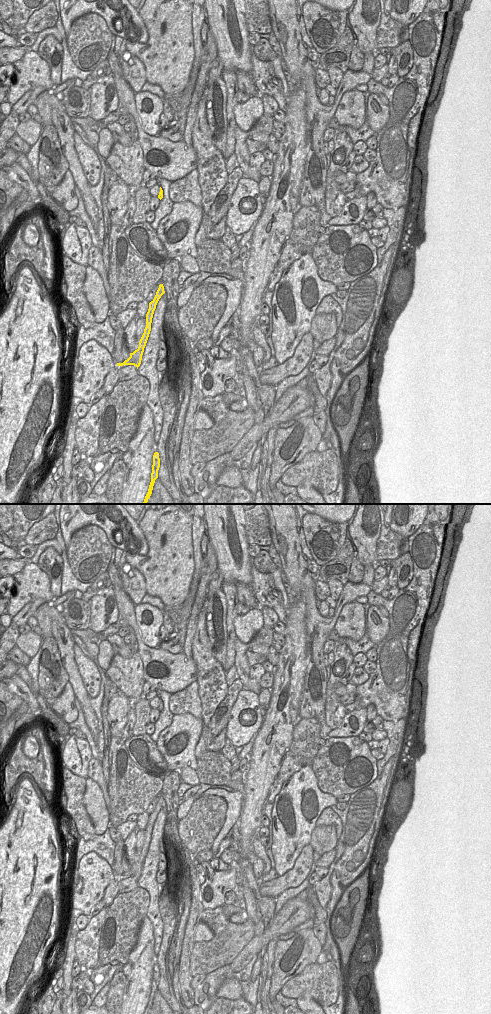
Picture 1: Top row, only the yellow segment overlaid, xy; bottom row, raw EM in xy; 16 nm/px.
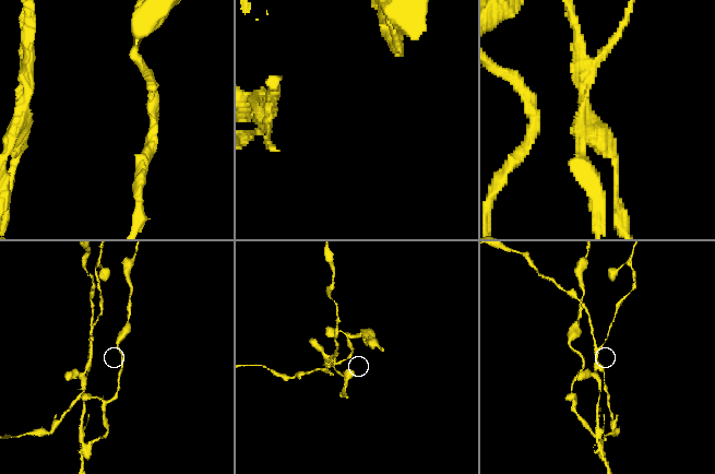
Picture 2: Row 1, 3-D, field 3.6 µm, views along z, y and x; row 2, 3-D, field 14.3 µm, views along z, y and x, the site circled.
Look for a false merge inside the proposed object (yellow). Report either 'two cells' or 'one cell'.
two cells

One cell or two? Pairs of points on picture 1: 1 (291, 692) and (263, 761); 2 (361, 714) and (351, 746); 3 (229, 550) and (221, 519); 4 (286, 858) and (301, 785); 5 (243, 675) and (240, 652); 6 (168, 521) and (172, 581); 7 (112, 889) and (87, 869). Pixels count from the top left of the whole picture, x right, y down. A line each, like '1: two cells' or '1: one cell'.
1: one cell
2: two cells
3: one cell
4: one cell
5: one cell
6: one cell
7: two cells

